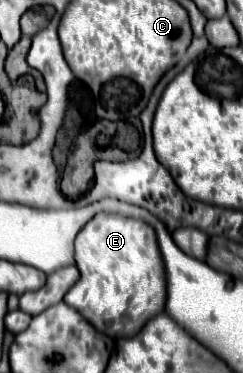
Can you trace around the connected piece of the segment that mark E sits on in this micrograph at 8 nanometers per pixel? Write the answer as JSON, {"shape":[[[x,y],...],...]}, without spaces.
{"shape":[[[96,214],[76,238],[76,266],[80,280],[64,302],[78,310],[98,332],[112,338],[132,338],[146,320],[166,306],[166,270],[156,232],[142,220],[118,214]]]}

